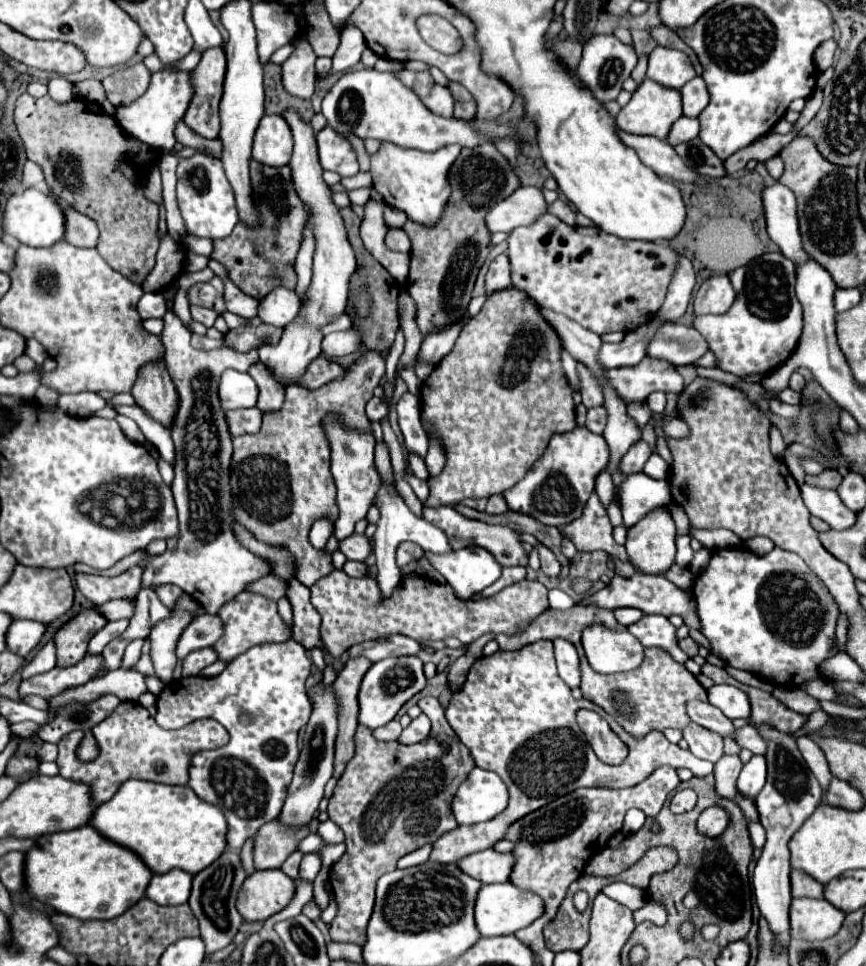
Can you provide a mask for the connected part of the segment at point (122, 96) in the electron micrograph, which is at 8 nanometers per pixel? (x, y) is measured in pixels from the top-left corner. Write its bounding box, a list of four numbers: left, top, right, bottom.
[102,62,150,106]

